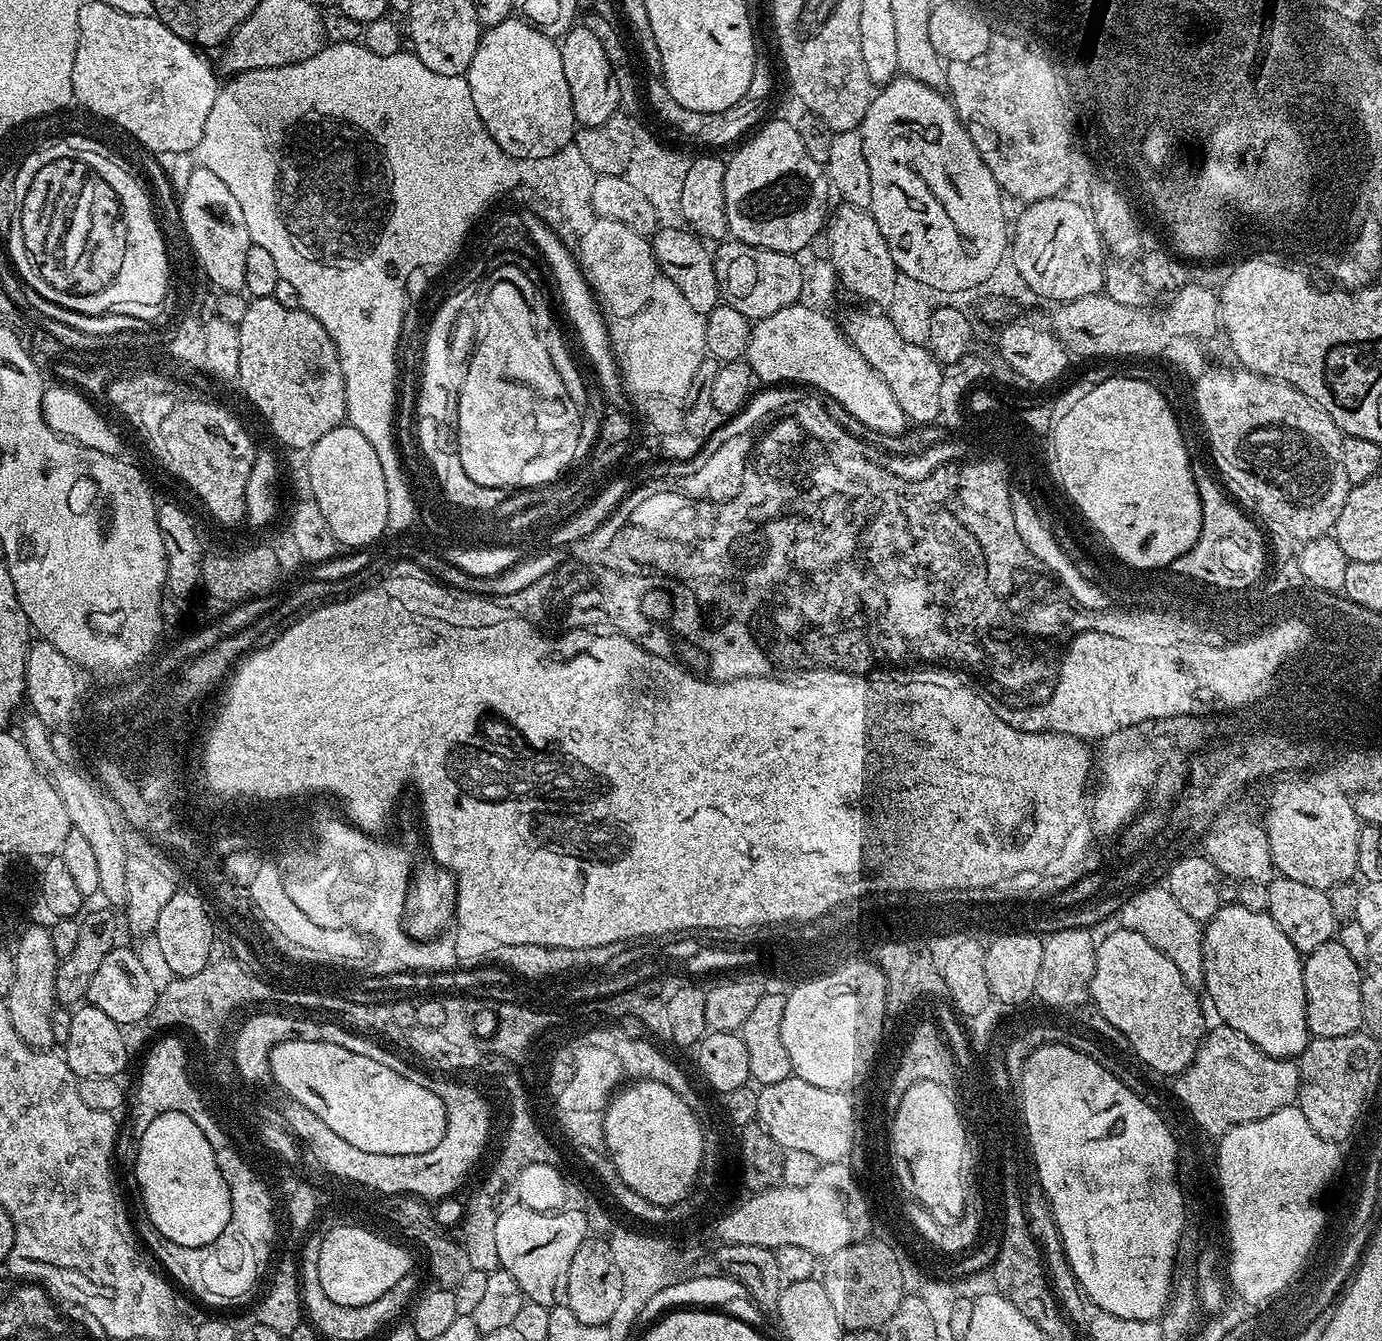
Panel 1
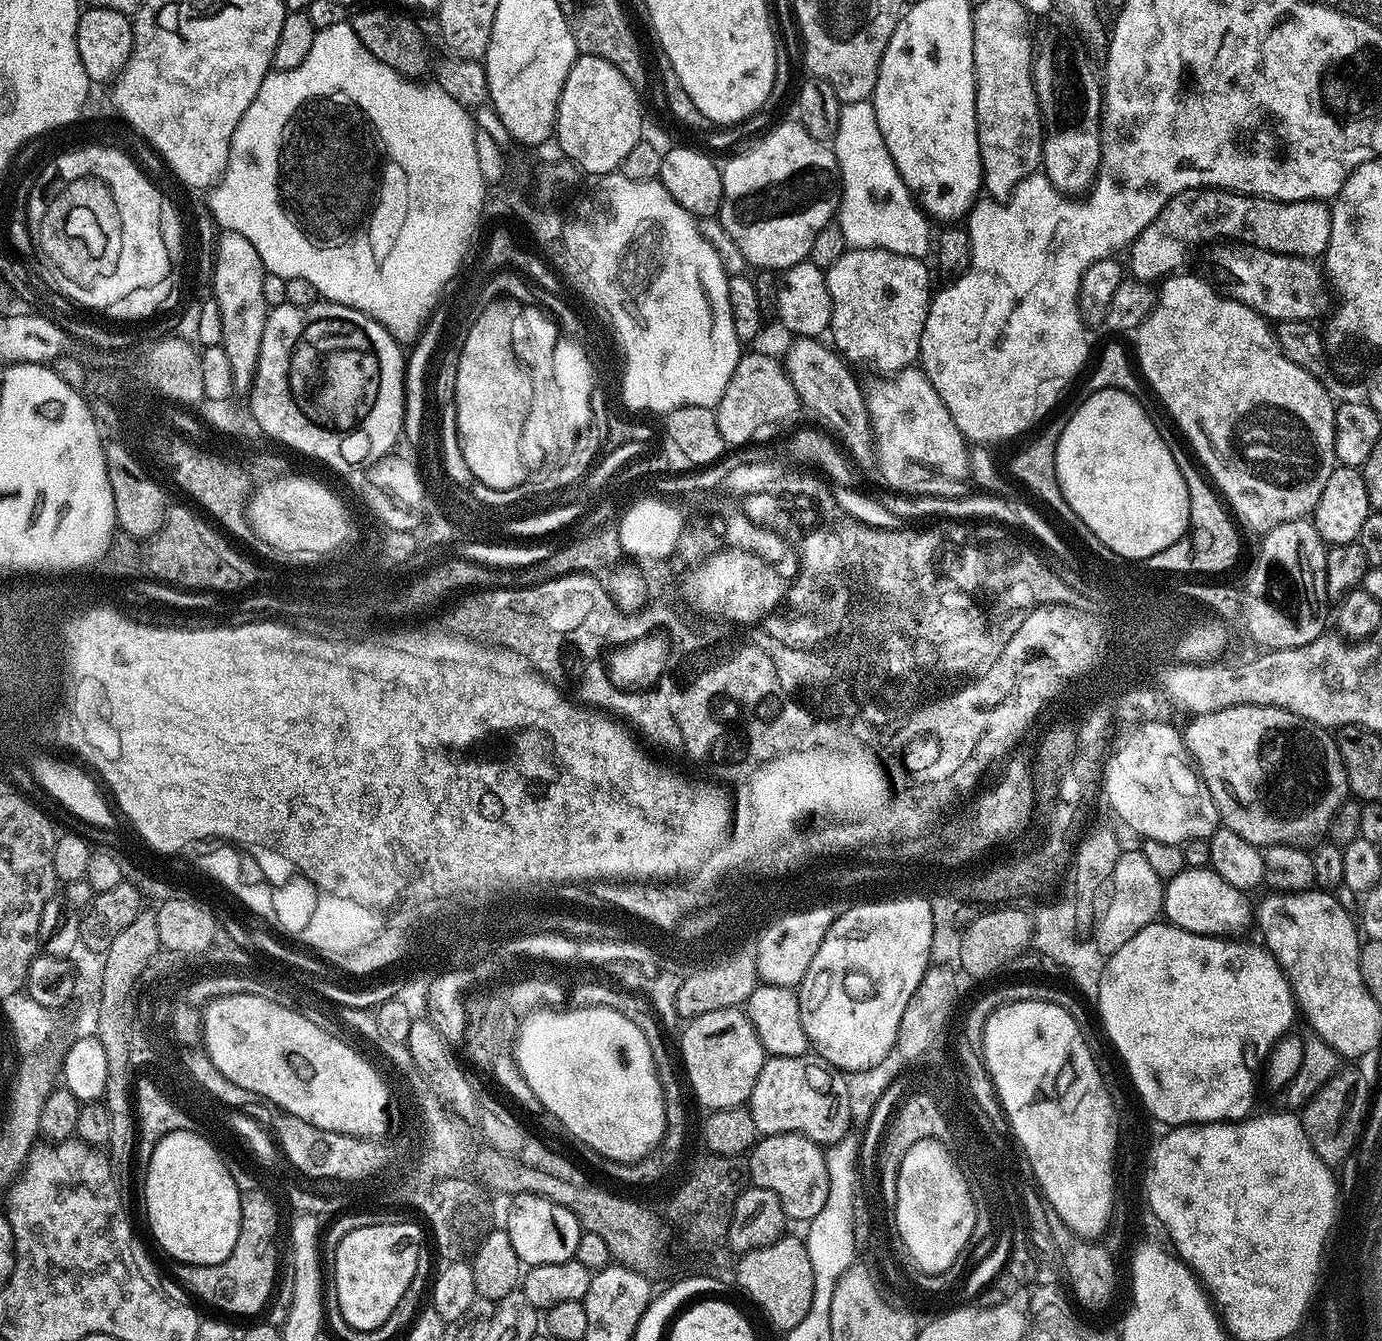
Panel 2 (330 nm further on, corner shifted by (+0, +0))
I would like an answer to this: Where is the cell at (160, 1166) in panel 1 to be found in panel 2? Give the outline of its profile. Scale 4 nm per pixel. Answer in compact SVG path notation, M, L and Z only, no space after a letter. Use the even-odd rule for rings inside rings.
M168 1133L154 1145L146 1171L144 1208L161 1250L181 1264L217 1264L230 1258L240 1229L240 1190L217 1145L197 1133Z

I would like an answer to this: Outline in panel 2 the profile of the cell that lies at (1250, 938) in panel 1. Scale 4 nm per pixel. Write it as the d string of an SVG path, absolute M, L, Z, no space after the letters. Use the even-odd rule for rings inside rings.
M1185 867L1172 880L1167 881L1164 890L1164 911L1167 923L1187 932L1203 936L1236 938L1254 924L1254 904L1251 904L1249 893L1238 890L1213 872L1211 867Z

